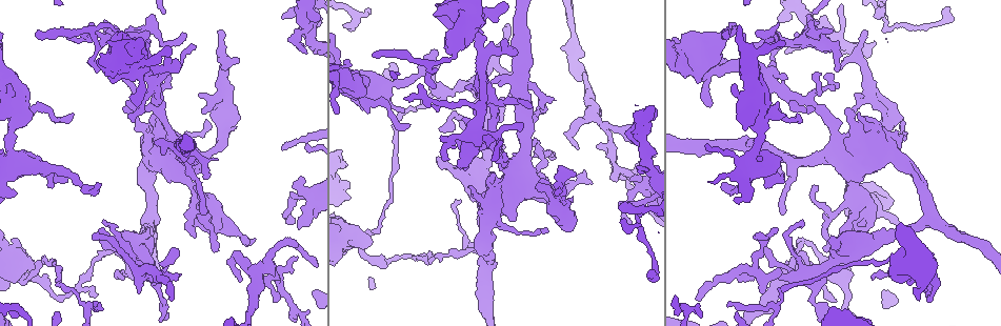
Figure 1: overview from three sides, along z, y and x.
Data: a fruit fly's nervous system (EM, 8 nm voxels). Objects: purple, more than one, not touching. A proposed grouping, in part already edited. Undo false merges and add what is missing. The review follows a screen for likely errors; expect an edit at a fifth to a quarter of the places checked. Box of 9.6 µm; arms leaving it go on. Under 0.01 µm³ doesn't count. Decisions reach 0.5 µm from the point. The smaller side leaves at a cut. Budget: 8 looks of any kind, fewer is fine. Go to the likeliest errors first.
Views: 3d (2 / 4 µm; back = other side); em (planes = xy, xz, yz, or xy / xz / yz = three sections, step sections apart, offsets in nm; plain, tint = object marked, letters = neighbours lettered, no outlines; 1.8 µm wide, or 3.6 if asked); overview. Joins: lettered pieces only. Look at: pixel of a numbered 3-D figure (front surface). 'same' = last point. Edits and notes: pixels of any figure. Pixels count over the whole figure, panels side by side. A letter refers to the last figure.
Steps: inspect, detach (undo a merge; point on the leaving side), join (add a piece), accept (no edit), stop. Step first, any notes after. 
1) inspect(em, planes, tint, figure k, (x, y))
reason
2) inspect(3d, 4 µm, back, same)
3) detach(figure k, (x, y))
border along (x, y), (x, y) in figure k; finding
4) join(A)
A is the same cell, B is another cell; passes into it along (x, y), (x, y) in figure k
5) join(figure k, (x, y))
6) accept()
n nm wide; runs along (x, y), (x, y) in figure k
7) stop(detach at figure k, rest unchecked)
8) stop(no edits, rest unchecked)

inspect(3d, 2 µm, figure 1, (771, 82))
a fork

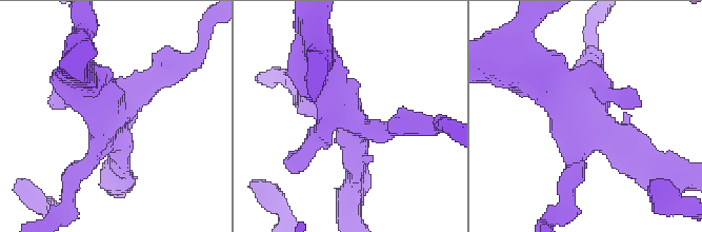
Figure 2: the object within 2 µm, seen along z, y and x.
inspect(em, xy, step 4, tint, figure 2, (589, 114))
need the tissue

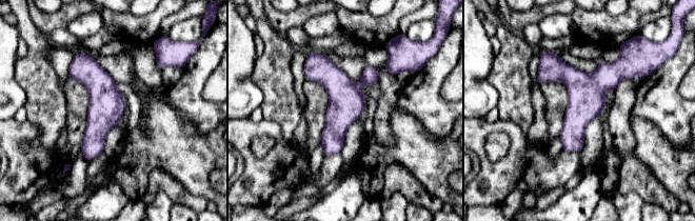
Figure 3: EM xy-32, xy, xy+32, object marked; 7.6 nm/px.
inspect(em, xz, step 8, letters, same)
another direction

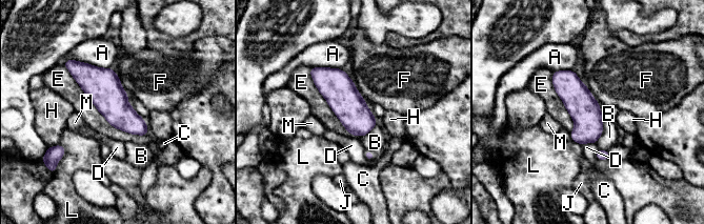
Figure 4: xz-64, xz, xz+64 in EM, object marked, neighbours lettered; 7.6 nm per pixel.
accept()
220 nm wide; A, B, C, D, E, F, H, J, L and M are other cells; border along (63, 65), (112, 125), (145, 136) in figure 4; one cell here

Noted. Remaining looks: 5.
inspect(3d, 2 µm, figure 1, (290, 222))
free end

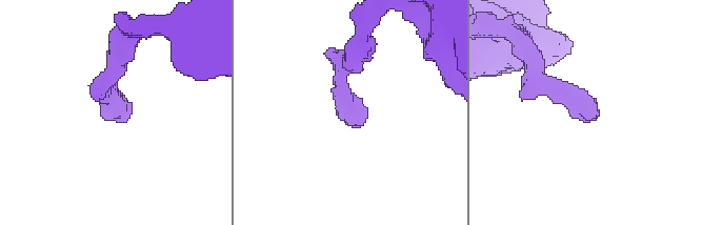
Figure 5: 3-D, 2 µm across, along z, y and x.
inspect(em, xy, step 16, tint, figure 5, (122, 118))
shape alone is not enough

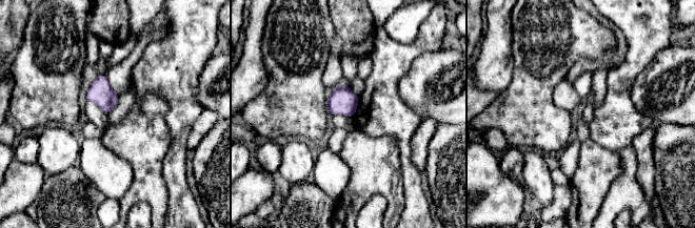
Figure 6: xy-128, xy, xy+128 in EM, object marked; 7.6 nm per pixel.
inspect(em, xy, step 16, letters, same)

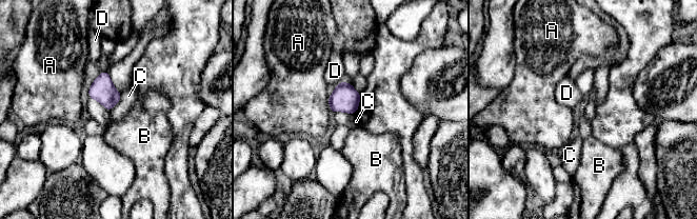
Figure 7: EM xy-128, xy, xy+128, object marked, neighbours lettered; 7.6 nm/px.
accept()
C touches over 180 nm; A, B, C and D are other cells; no lettered piece goes on from it

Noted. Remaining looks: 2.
stop(no edits, rest unchecked)

